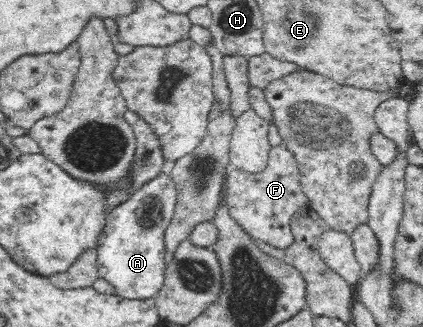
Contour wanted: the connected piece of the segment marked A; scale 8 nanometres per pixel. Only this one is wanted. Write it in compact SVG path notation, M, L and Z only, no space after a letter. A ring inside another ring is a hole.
M166 173L142 184L126 201L118 204L106 216L106 225L98 236L96 248L99 277L105 279L114 288L114 294L129 300L145 300L153 298L164 283L167 266L164 234L171 222L176 205L175 183Z

